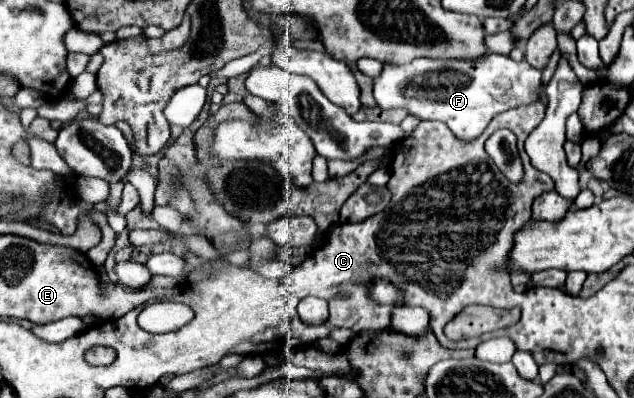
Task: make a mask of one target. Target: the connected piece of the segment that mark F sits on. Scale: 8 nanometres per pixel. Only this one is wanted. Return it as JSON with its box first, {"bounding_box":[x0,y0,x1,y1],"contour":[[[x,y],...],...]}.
{"bounding_box":[374,54,542,142],"contour":[[[488,54],[482,60],[474,60],[474,62],[418,58],[404,66],[386,66],[384,64],[382,74],[378,78],[374,78],[374,96],[380,104],[380,108],[384,108],[384,110],[408,108],[410,114],[414,114],[422,120],[442,120],[444,124],[448,124],[448,128],[454,132],[454,136],[464,142],[472,142],[474,138],[478,138],[486,130],[488,122],[502,110],[542,102],[540,92],[542,92],[542,72],[530,68],[524,60],[514,62],[510,56],[502,56],[502,54]]]}

